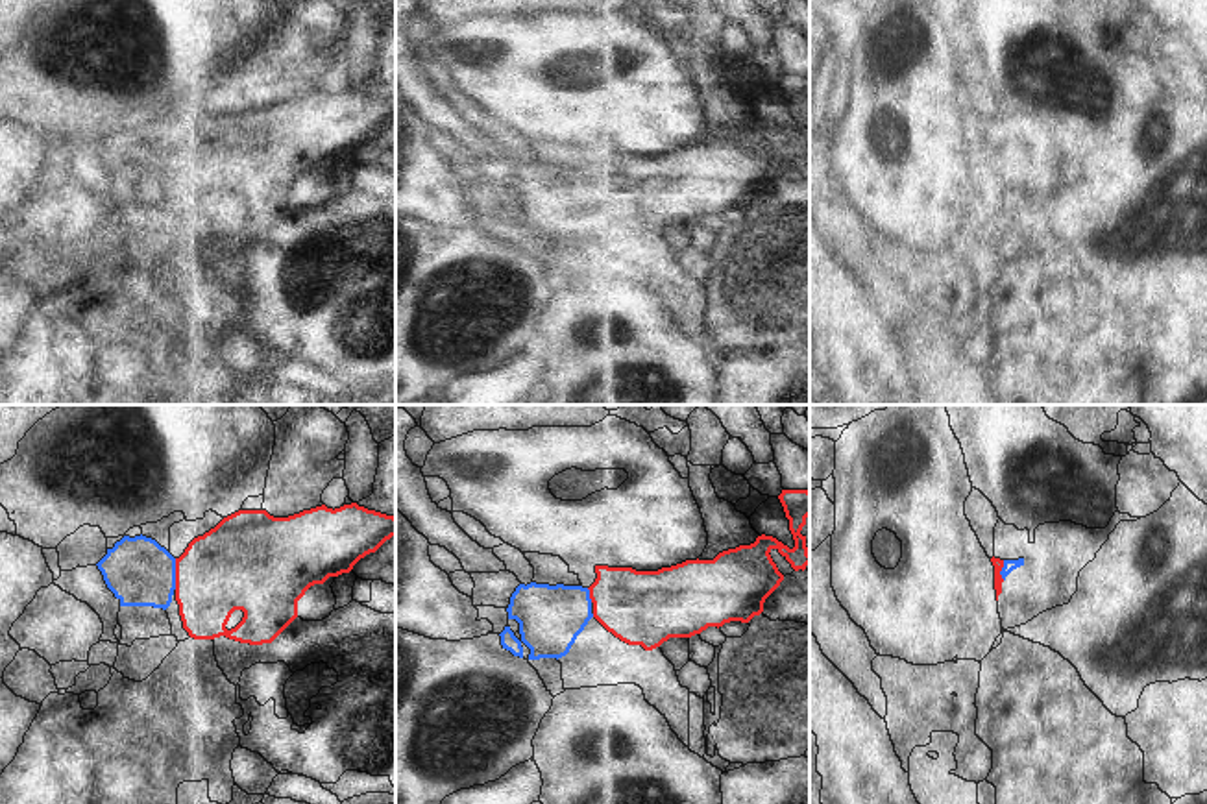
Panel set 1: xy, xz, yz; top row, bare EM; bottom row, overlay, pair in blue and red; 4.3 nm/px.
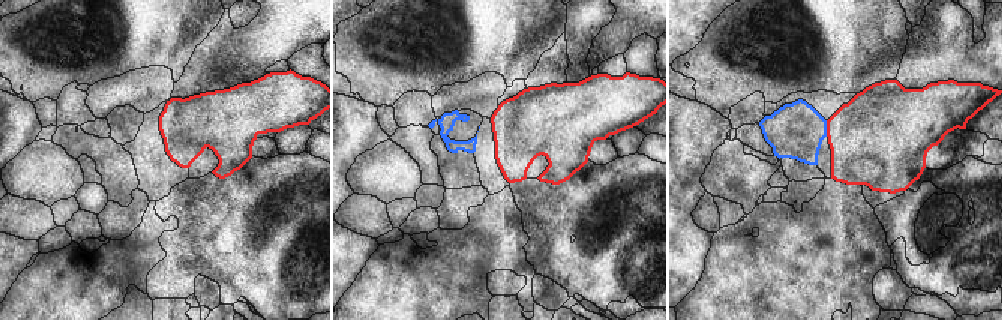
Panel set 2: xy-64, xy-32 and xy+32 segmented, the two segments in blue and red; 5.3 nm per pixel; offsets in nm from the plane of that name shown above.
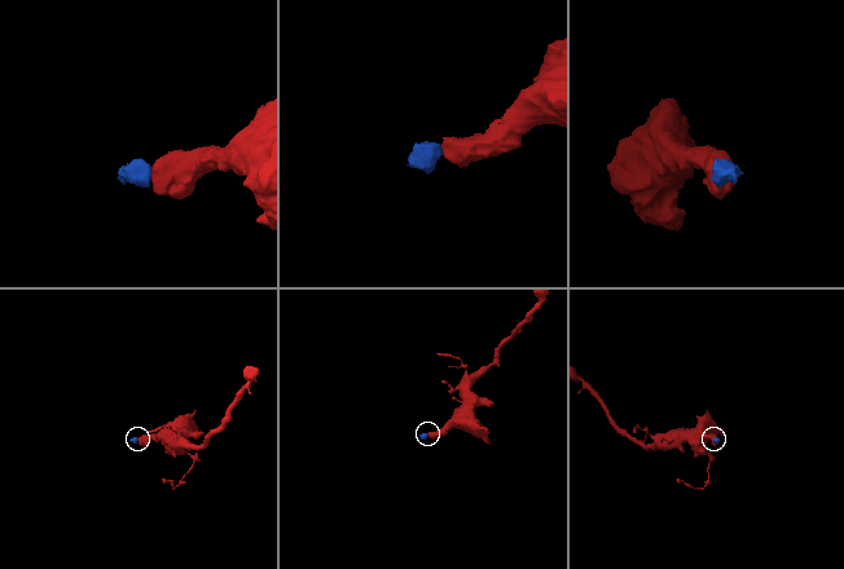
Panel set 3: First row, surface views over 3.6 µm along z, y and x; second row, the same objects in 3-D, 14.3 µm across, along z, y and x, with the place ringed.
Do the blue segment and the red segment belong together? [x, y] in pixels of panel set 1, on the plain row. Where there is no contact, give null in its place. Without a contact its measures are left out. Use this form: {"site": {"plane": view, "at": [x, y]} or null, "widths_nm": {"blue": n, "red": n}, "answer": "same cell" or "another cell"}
{"site": {"plane": "xy", "at": [174, 159]}, "widths_nm": {"blue": 300, "red": 380}, "answer": "same cell"}

